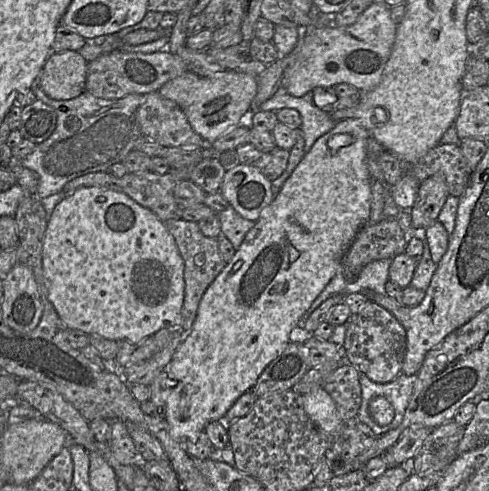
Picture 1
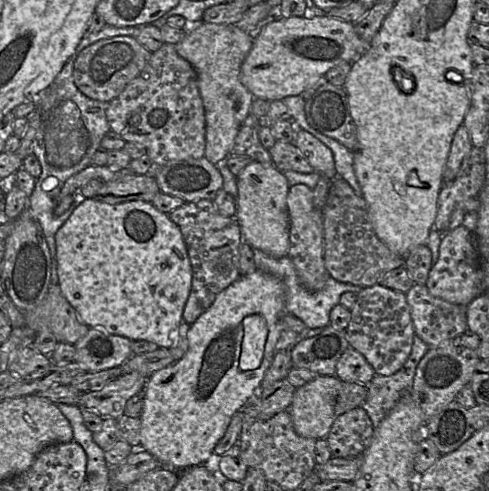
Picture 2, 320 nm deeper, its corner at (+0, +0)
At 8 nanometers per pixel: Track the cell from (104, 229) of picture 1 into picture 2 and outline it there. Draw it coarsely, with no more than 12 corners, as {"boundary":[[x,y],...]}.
{"boundary":[[84,199],[55,235],[81,321],[177,345],[192,285],[151,202]]}

